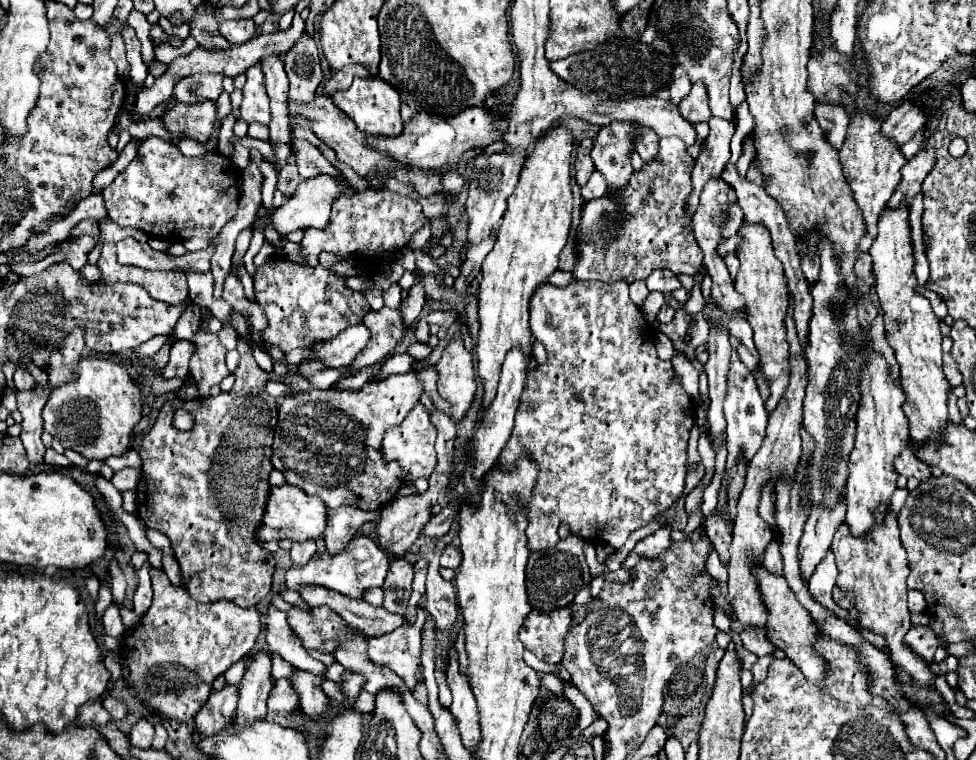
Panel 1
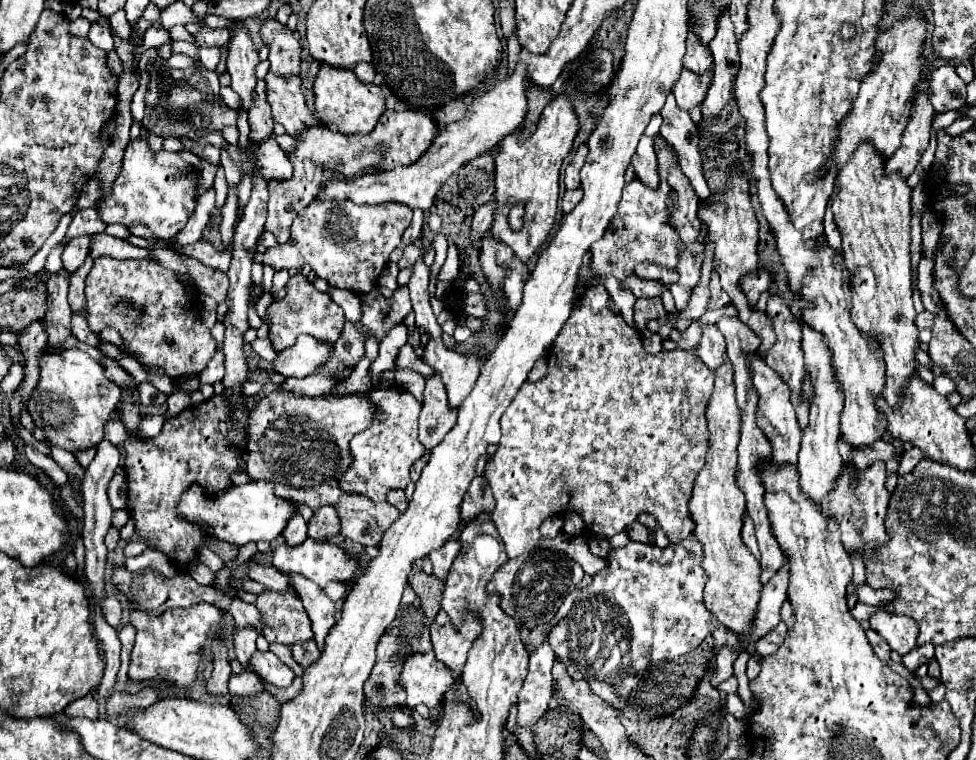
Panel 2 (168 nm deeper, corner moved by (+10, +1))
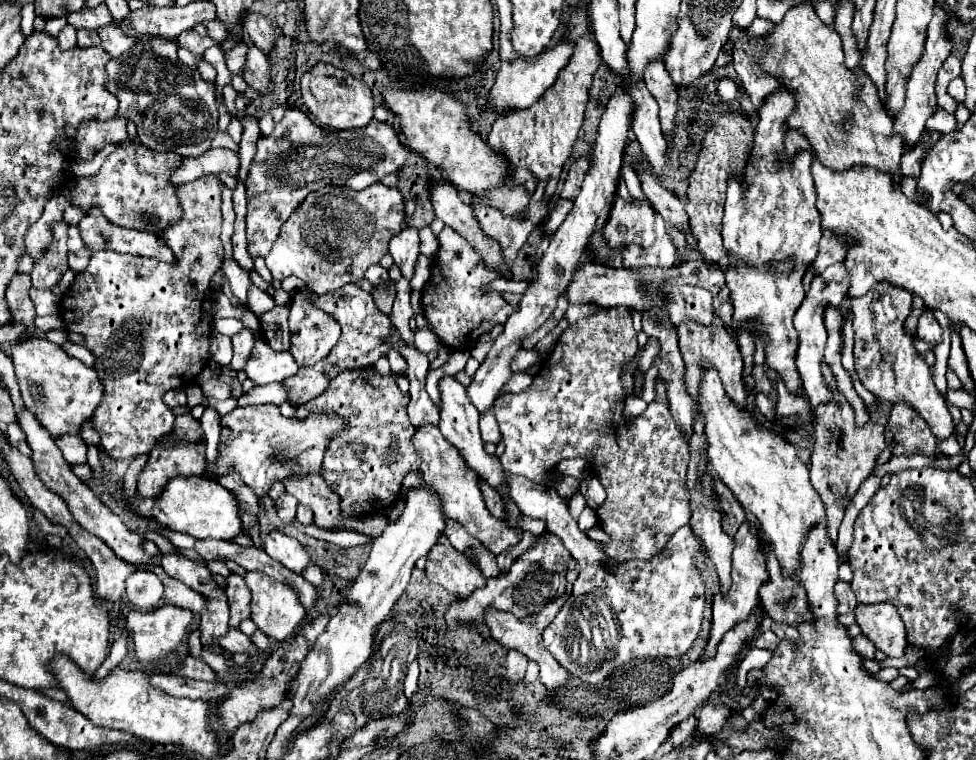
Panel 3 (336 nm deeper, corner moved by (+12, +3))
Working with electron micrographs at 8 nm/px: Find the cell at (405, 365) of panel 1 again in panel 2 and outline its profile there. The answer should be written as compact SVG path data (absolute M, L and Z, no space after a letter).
M404 344L404 346L400 348L398 358L396 358L396 362L394 362L394 368L402 368L402 366L420 372L424 378L428 378L428 376L434 374L434 370L432 370L422 358L416 356L416 352L414 352L414 348L412 348L410 344Z

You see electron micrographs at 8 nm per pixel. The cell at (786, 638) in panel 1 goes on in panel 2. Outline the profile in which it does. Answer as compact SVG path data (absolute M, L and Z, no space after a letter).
M726 360L724 366L716 370L716 384L712 398L706 406L706 420L708 420L708 430L710 430L710 450L706 454L706 464L700 470L698 478L694 480L692 488L692 498L690 498L690 516L696 524L694 536L702 542L704 546L704 562L702 568L706 570L708 582L704 590L704 602L708 610L732 632L742 634L750 624L754 622L754 612L758 612L758 600L762 594L764 584L760 582L760 562L752 556L748 546L742 542L742 518L744 518L744 494L736 486L736 446L740 440L740 410L736 406L734 398L734 382L732 382L732 364Z

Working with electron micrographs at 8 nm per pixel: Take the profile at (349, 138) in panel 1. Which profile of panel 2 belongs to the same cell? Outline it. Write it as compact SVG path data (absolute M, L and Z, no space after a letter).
M268 72L266 94L272 106L274 122L280 122L288 134L296 136L298 132L306 132L306 128L322 124L316 112L308 108L302 84L296 76L286 80Z

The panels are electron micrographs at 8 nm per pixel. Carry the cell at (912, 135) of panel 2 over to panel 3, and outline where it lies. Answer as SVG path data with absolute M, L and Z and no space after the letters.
M936 4L936 10L934 10L934 18L928 26L928 38L926 38L926 48L924 48L924 54L920 58L920 62L912 68L912 74L908 78L908 86L906 86L906 100L904 100L904 110L894 118L894 130L898 134L902 134L908 144L914 144L916 140L920 140L920 134L924 130L924 124L926 120L934 114L936 110L936 94L934 94L934 82L936 82L936 74L940 70L940 66L944 64L944 60L952 54L952 40L948 36L948 30L946 30L946 22L948 22L948 14L946 10Z

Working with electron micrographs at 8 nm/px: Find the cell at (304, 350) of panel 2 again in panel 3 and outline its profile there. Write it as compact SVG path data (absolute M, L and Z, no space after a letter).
M258 338L244 372L254 384L270 384L294 376L298 372L298 364L290 352L274 352L262 338Z

